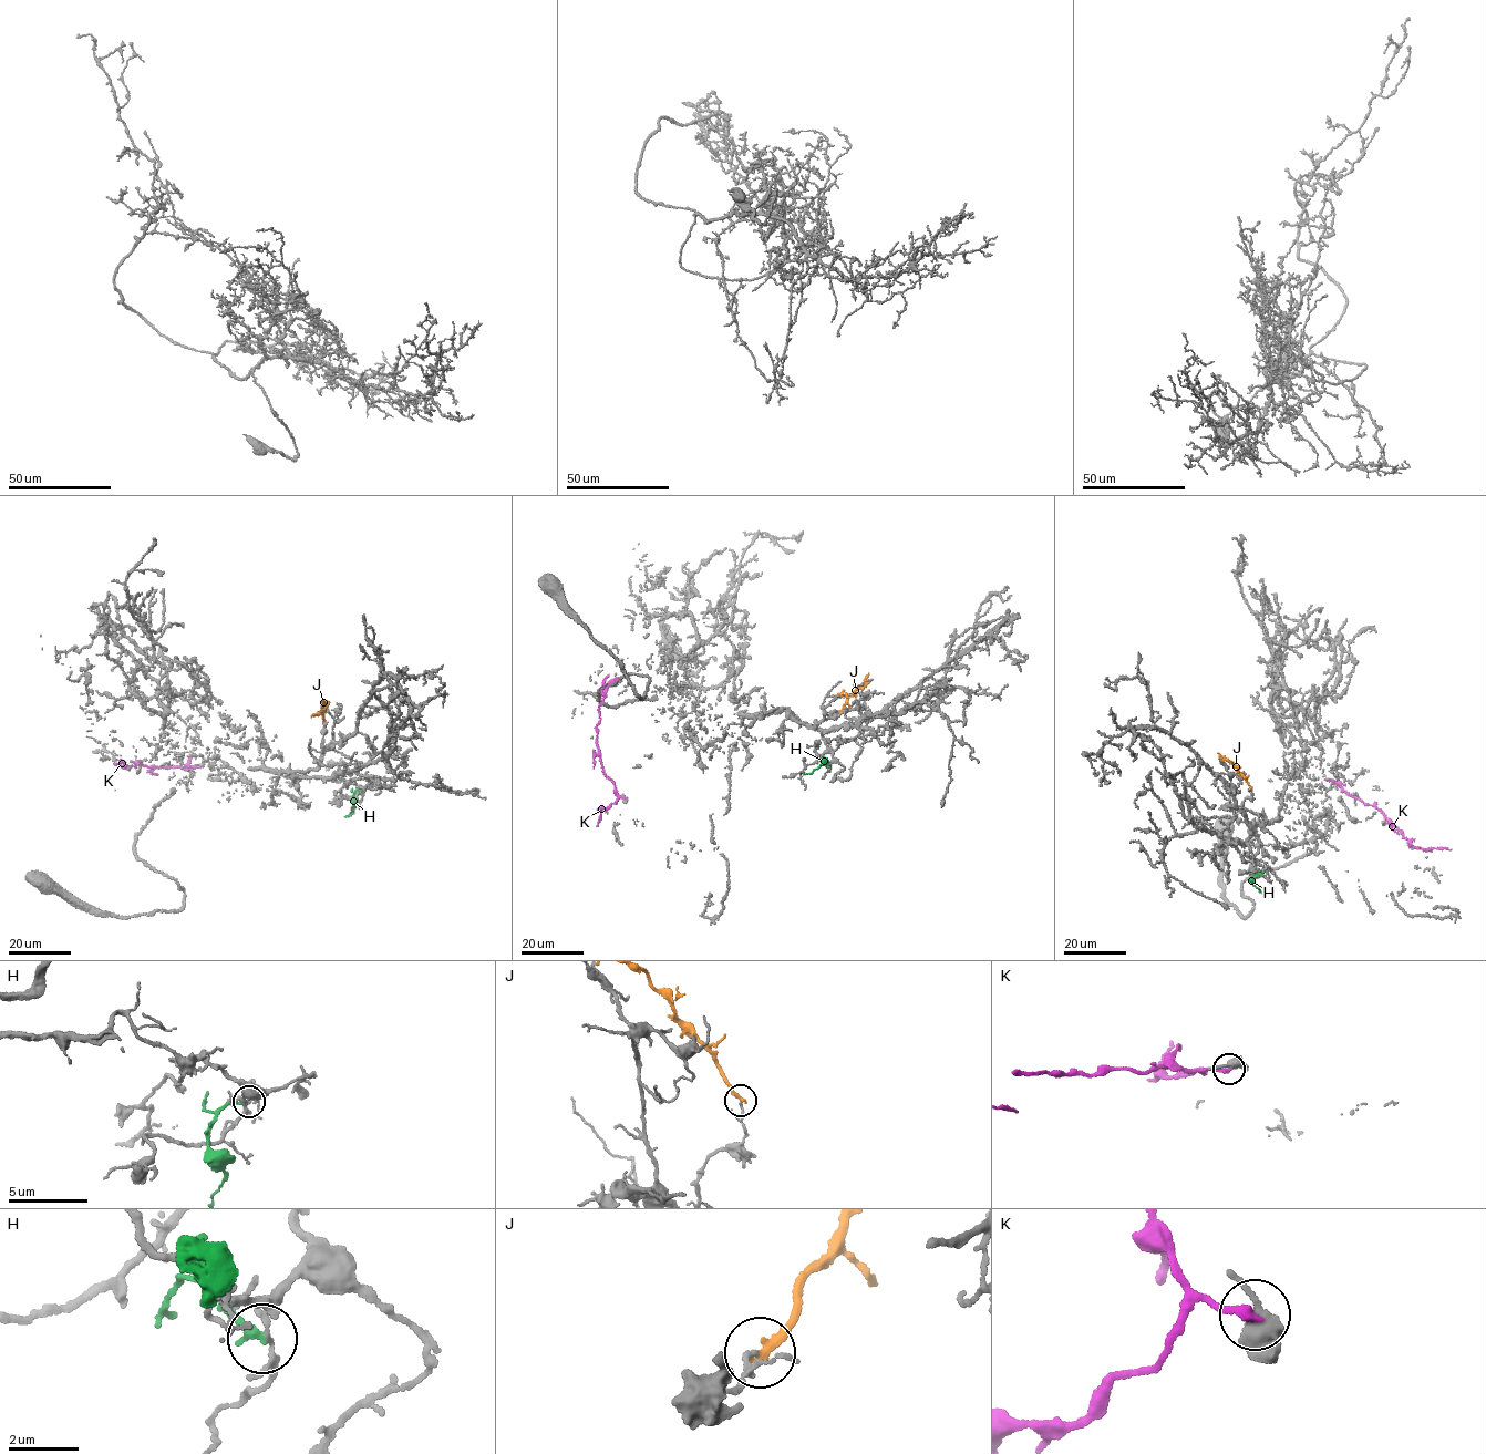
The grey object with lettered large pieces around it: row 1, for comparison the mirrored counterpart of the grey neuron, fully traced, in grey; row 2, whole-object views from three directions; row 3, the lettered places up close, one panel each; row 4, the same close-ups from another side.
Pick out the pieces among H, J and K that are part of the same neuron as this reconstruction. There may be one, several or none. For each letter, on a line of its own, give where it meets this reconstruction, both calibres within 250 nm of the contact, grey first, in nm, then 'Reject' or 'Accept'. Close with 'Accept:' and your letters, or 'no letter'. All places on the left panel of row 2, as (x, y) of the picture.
H: Touches grey at (360, 790). Thickness 110 nm (grey) against 220 nm. Reject
J: Touches grey at (323, 721). Thickness 150 nm (grey) against 280 nm. Reject
K: Touches grey at (199, 766). Thickness 420 nm (grey) against 260 nm. Reject
Accept: no letter

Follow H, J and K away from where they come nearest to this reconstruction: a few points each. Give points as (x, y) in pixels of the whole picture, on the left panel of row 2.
H: (360, 791), (352, 795), (353, 812), (344, 816)
J: (323, 721), (320, 712), (326, 702), (321, 700)
K: (199, 766), (151, 767), (138, 764), (126, 767), (120, 762), (125, 762)

